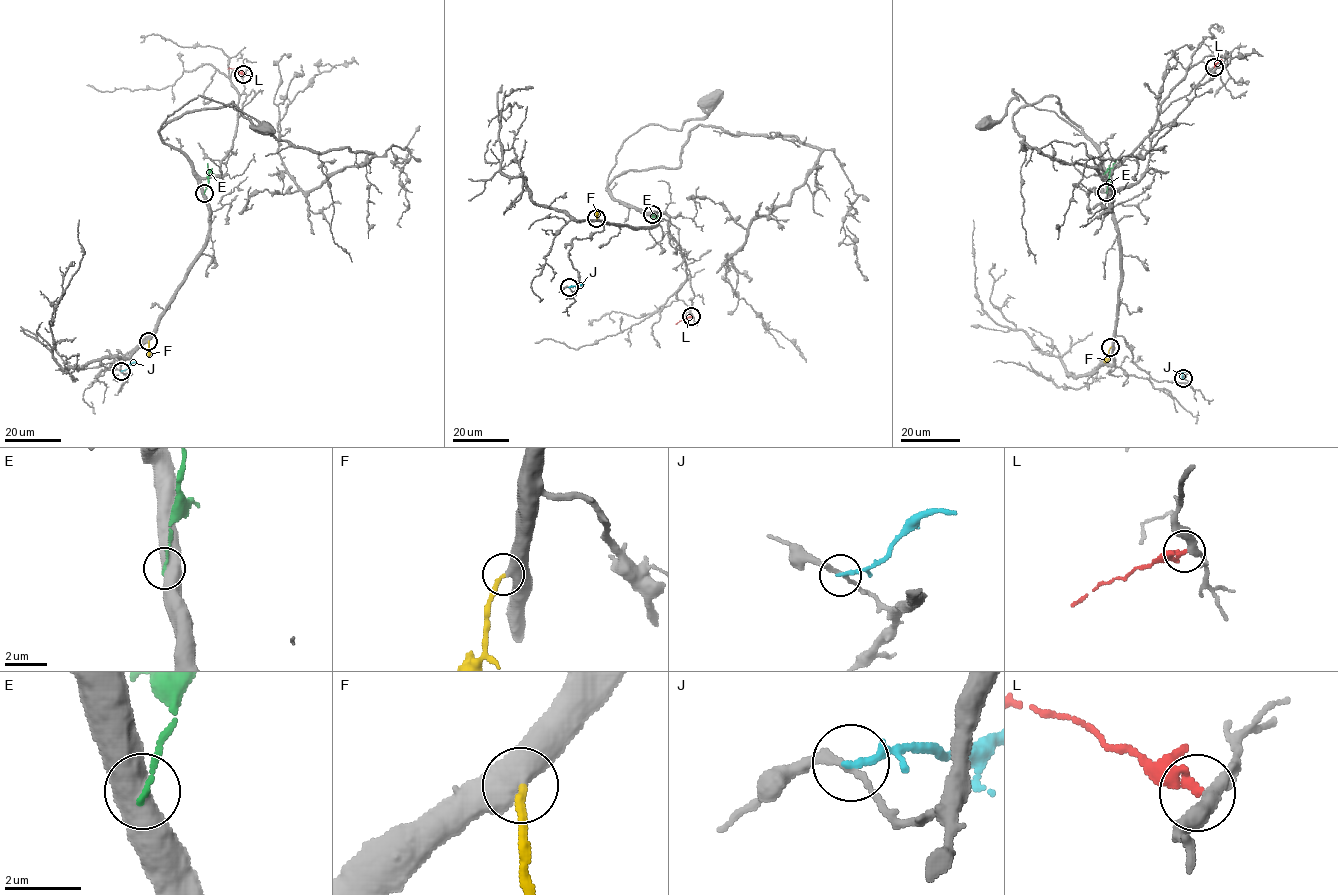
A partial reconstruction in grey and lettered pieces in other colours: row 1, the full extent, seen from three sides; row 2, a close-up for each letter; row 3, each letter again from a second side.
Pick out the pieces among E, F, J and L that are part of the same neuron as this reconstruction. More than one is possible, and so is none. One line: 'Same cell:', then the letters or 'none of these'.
Same cell: F

